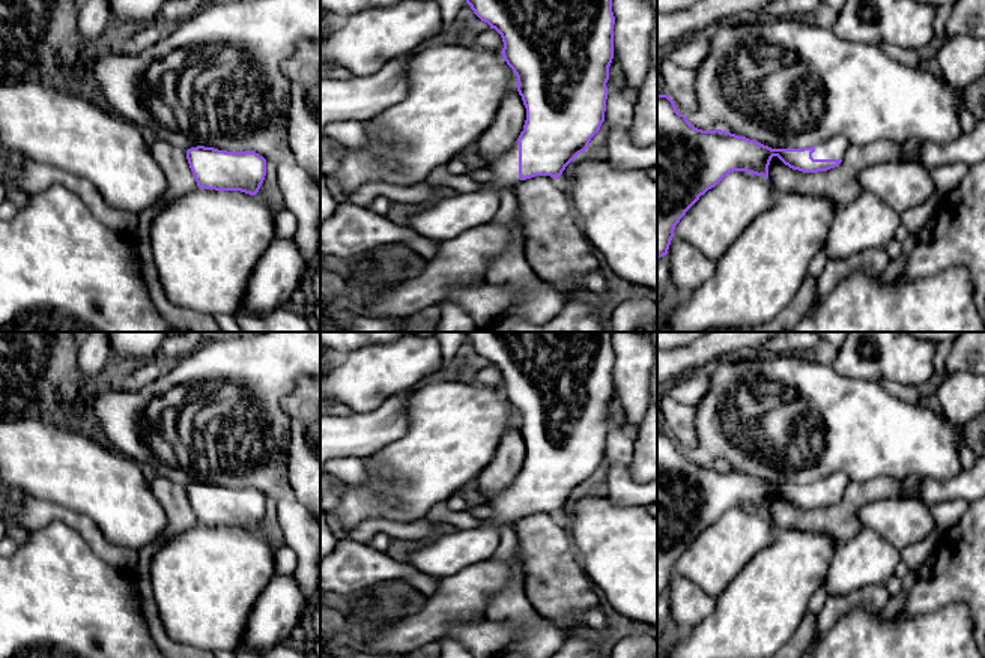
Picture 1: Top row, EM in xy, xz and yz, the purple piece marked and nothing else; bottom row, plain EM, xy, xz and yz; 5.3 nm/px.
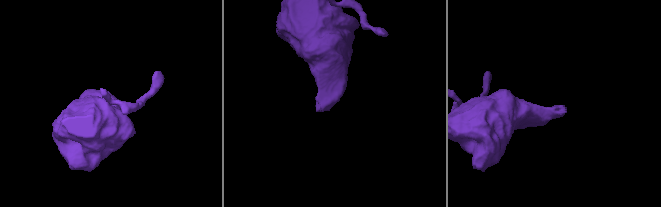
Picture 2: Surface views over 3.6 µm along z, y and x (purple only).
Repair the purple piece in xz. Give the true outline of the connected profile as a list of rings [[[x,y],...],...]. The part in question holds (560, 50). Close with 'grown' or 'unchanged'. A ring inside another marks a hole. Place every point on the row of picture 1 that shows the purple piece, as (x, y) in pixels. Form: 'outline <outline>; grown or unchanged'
outline [[[466,0],[474,14],[495,29],[504,42],[501,51],[517,77],[517,92],[526,120],[517,141],[487,170],[492,179],[471,192],[439,198],[411,215],[409,227],[441,243],[471,228],[492,222],[501,191],[514,191],[520,180],[535,176],[558,179],[565,167],[588,149],[605,122],[609,66],[614,59],[612,0]]]; grown

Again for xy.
outline [[[197,146],[186,159],[199,188],[256,195],[266,176],[266,159],[256,152],[227,152]]]; unchanged

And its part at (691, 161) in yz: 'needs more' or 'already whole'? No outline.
needs more

